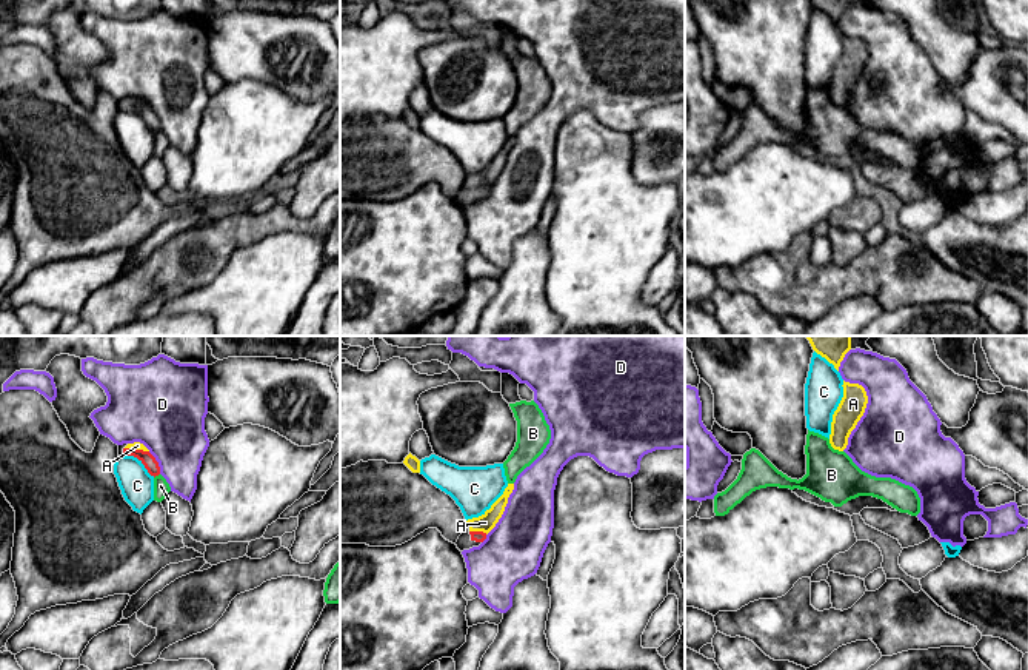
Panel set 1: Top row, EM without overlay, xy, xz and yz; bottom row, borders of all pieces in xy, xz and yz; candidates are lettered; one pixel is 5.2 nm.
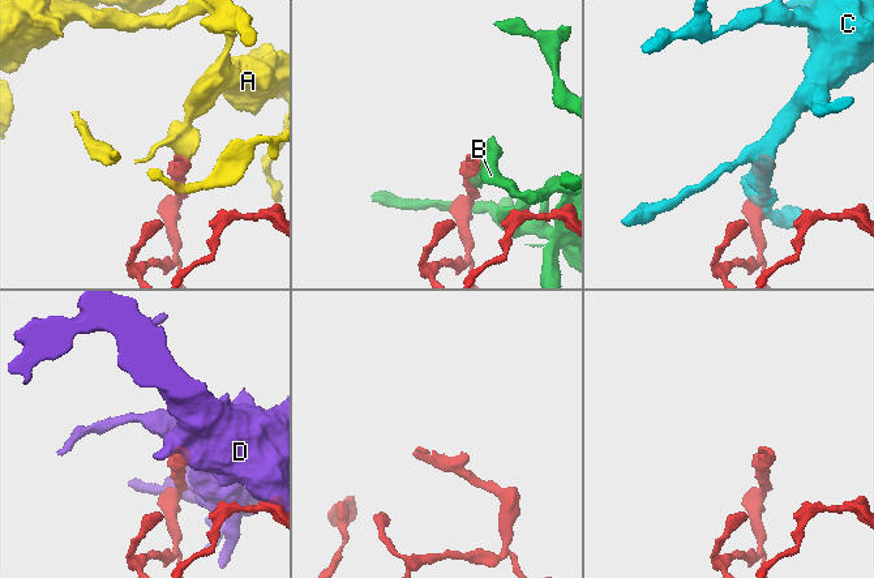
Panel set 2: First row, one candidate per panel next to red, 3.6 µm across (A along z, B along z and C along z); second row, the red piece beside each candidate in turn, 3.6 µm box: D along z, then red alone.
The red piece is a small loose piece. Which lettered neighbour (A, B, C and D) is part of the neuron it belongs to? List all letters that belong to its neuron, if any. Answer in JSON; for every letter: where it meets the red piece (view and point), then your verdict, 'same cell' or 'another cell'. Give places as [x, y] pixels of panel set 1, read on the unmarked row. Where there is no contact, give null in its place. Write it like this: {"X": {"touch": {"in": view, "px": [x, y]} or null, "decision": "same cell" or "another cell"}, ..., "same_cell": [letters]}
{"A": {"touch": {"in": "xz", "px": [479, 187]}, "decision": "same cell"}, "B": {"touch": {"in": "xy", "px": [156, 130]}, "decision": "another cell"}, "C": {"touch": {"in": "xy", "px": [142, 117]}, "decision": "another cell"}, "D": {"touch": {"in": "xy", "px": [157, 117]}, "decision": "another cell"}, "same_cell": ["A"]}

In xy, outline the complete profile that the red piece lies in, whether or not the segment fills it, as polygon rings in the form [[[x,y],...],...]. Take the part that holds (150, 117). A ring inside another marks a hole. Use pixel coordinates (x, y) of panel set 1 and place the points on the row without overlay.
[[[140,97],[128,99],[123,103],[123,108],[128,111],[137,112],[145,120],[145,123],[148,125],[148,128],[151,131],[155,132],[160,129],[159,117],[155,116],[155,112],[149,108],[149,105],[143,99],[140,99]]]

